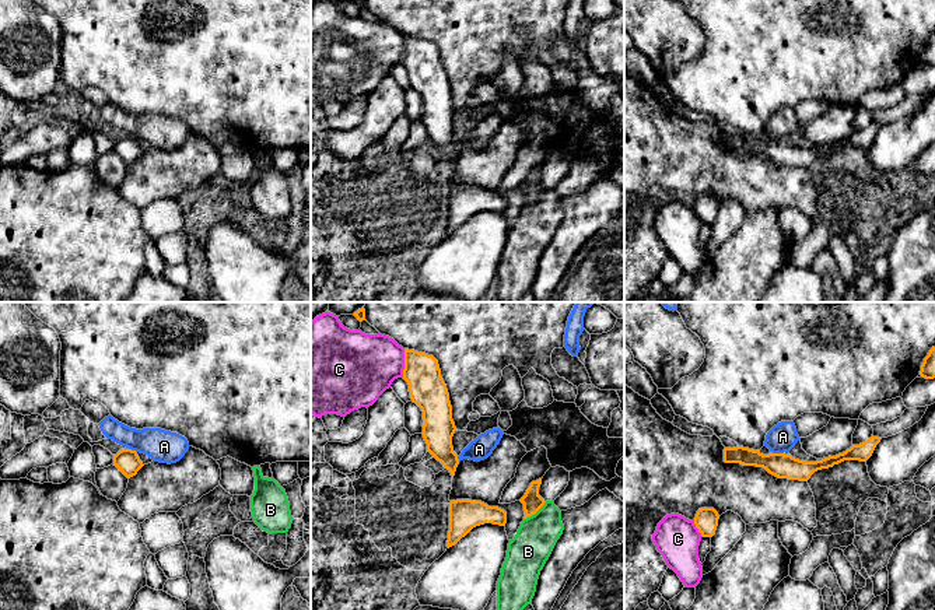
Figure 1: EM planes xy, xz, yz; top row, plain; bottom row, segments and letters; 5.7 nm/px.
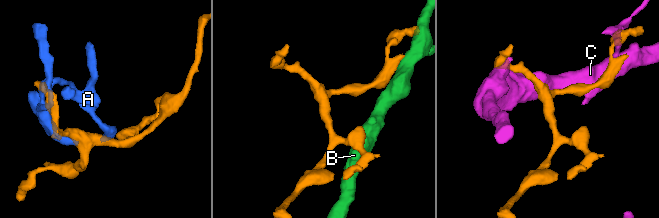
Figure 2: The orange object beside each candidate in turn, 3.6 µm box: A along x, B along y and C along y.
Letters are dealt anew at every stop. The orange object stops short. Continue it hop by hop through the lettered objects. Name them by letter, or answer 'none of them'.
none of them

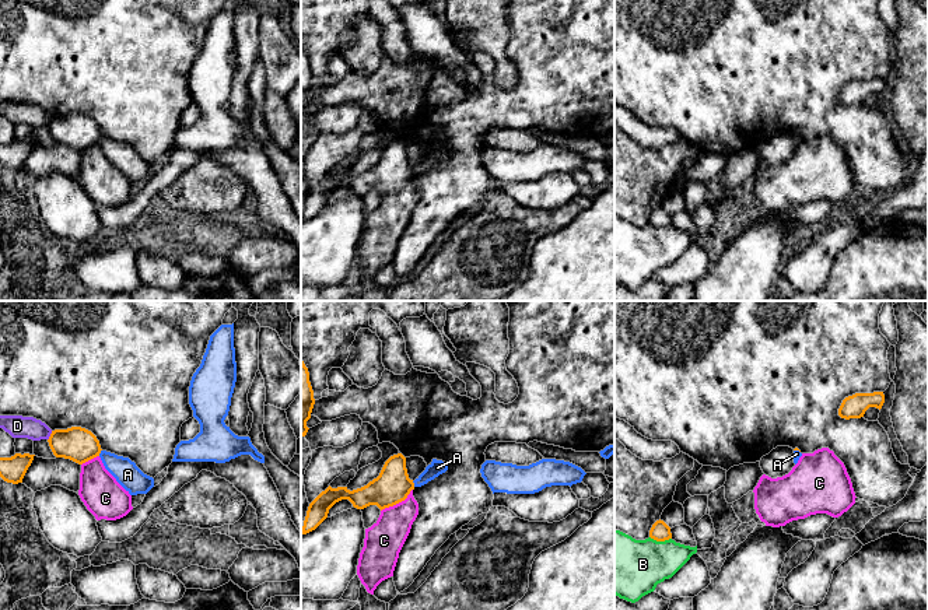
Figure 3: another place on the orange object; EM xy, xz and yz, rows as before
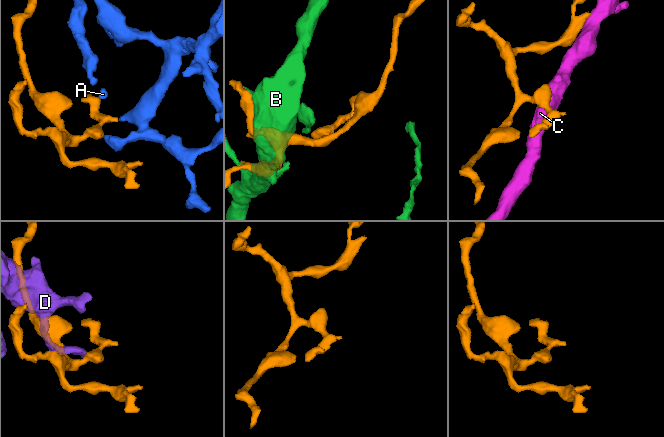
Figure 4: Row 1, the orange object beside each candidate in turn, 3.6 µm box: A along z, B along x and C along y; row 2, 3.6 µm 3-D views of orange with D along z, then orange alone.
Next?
A

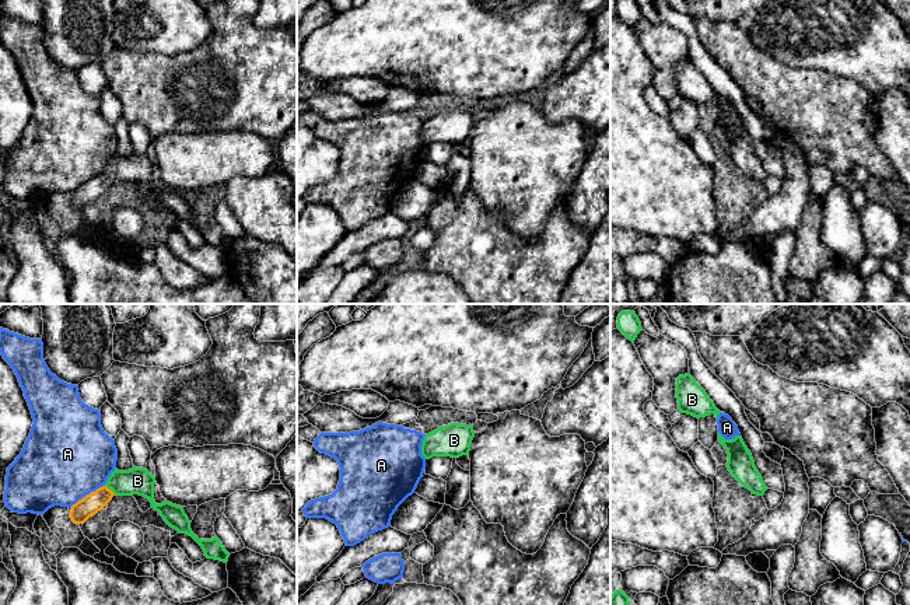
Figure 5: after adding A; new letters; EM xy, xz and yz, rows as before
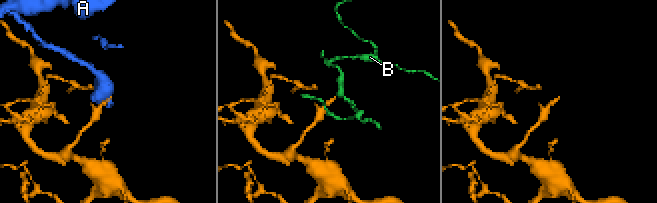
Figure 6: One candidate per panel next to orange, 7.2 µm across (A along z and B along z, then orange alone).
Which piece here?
B

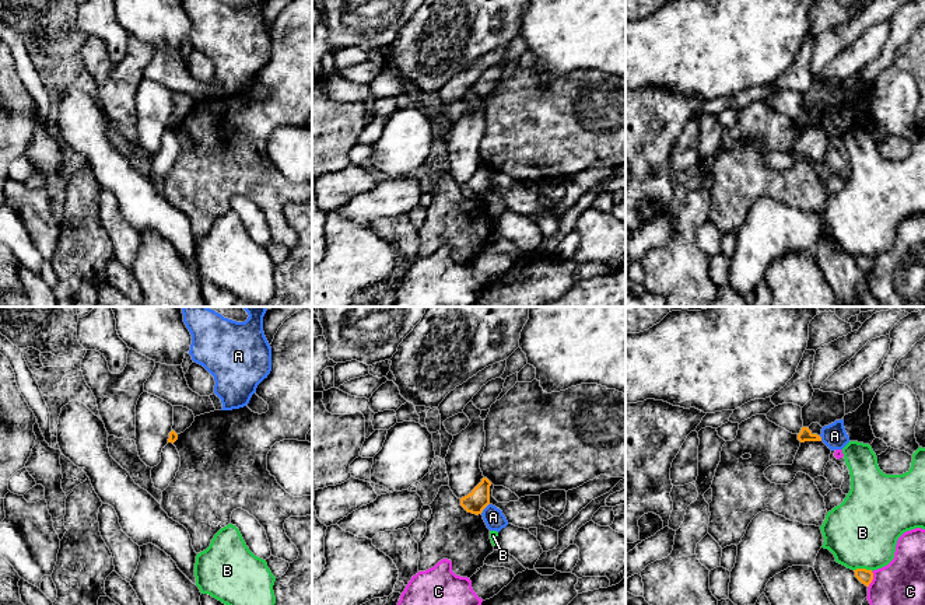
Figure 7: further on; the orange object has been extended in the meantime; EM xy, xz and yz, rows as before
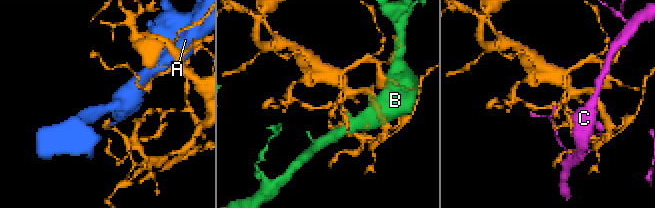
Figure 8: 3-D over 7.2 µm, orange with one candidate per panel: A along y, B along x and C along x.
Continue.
none of them

